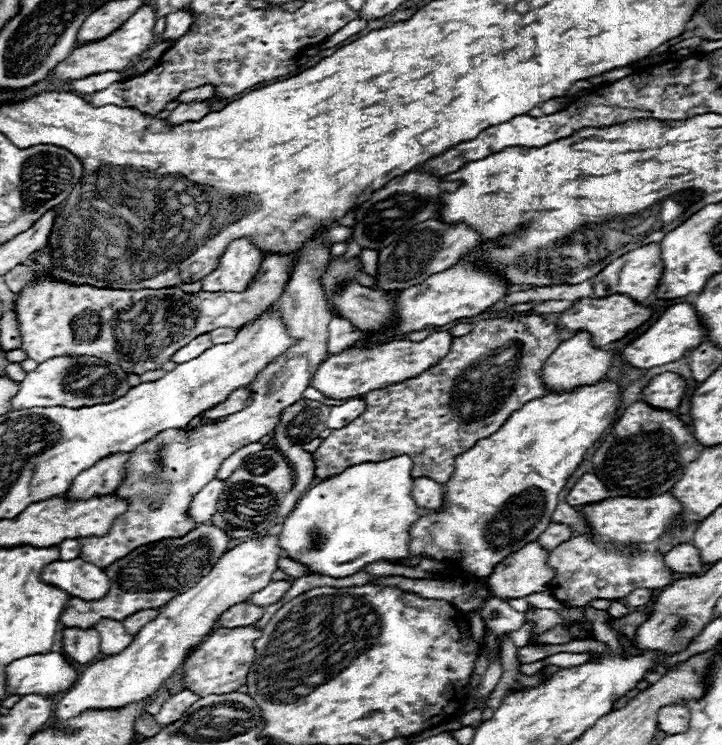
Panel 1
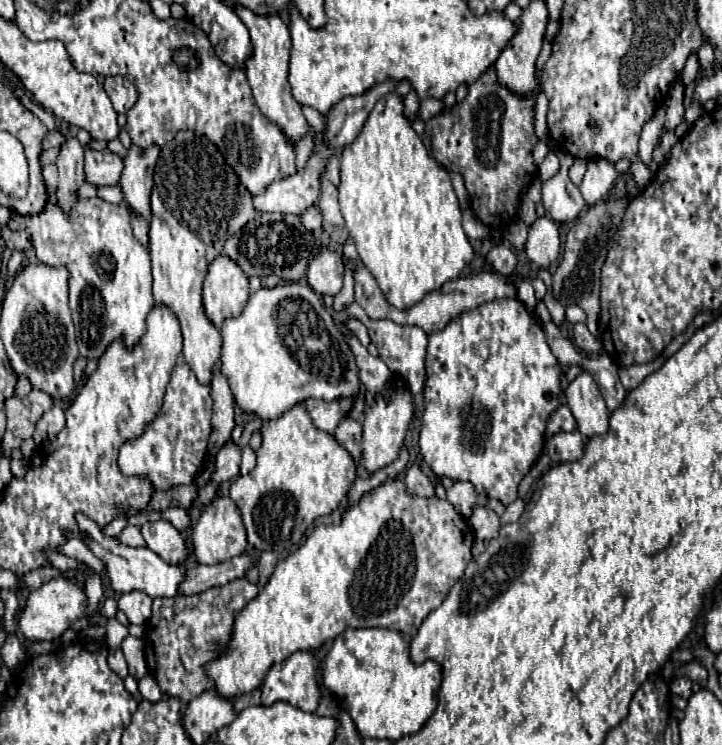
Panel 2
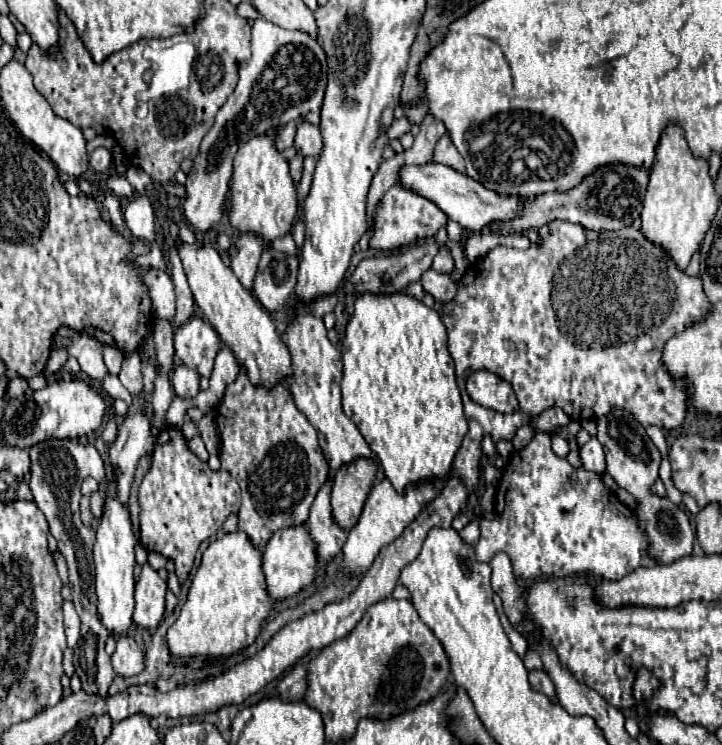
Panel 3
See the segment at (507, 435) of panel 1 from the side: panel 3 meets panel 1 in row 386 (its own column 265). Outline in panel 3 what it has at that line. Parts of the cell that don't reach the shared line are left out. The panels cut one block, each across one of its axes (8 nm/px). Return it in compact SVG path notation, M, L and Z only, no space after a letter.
M242 530L220 534L202 554L188 600L168 630L170 652L174 656L186 656L194 668L204 666L206 656L230 656L256 640L270 608L260 548L256 548Z

